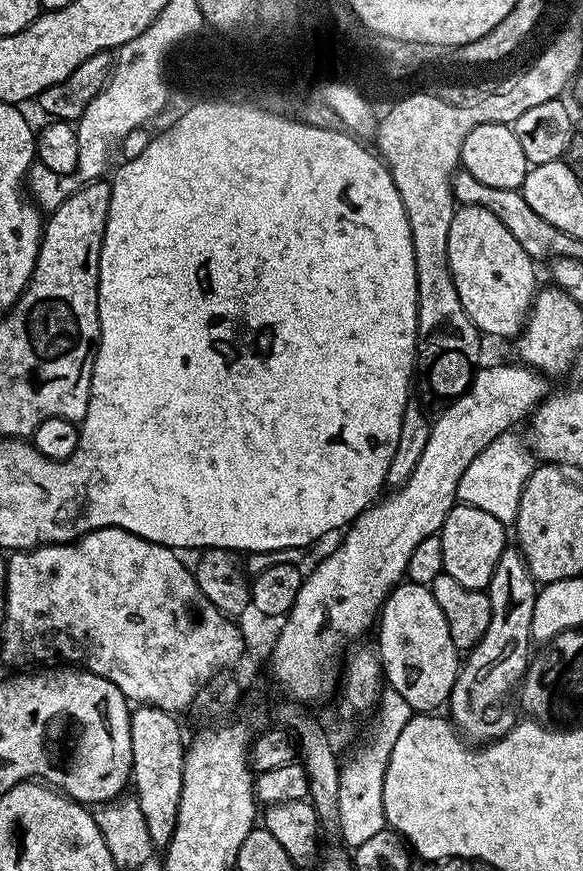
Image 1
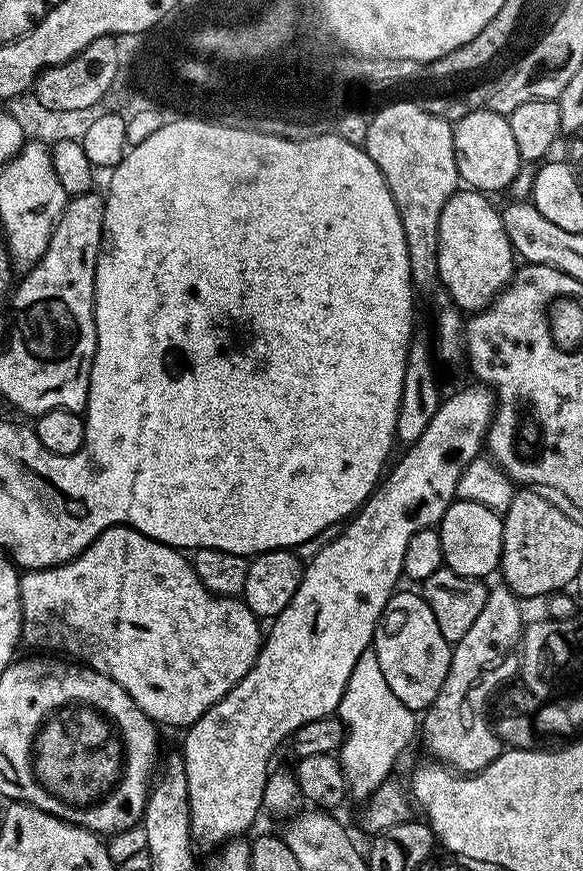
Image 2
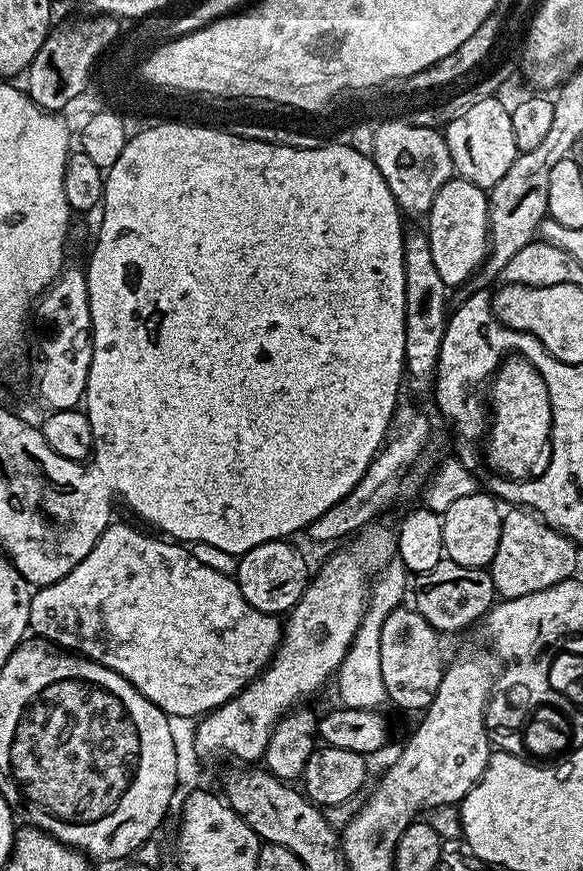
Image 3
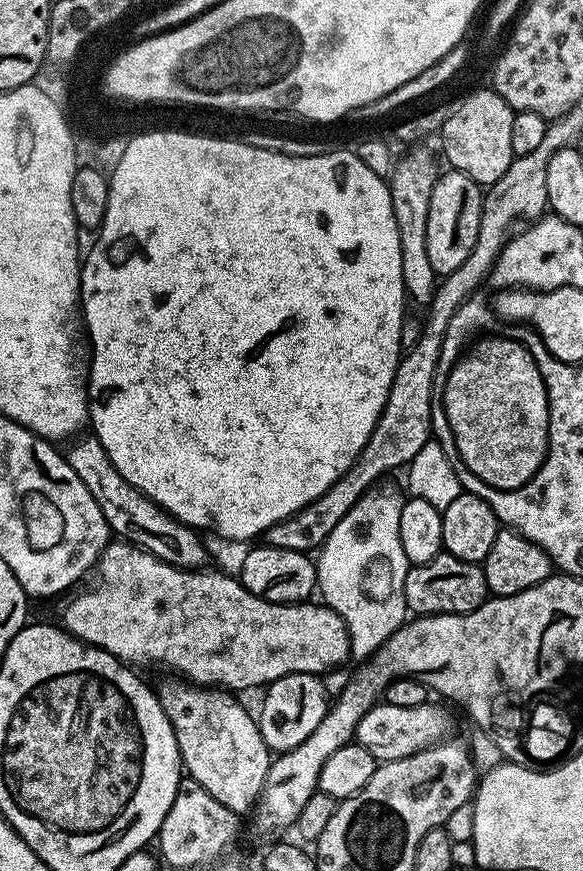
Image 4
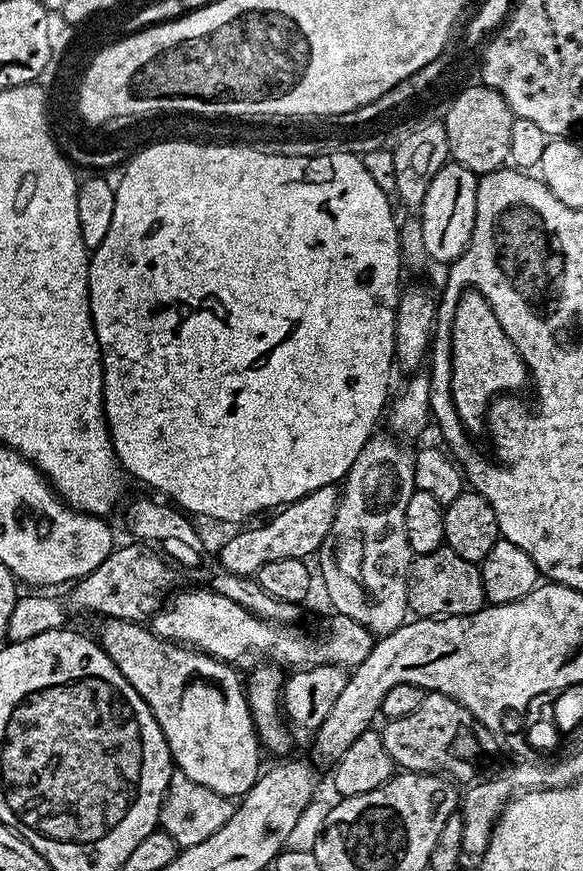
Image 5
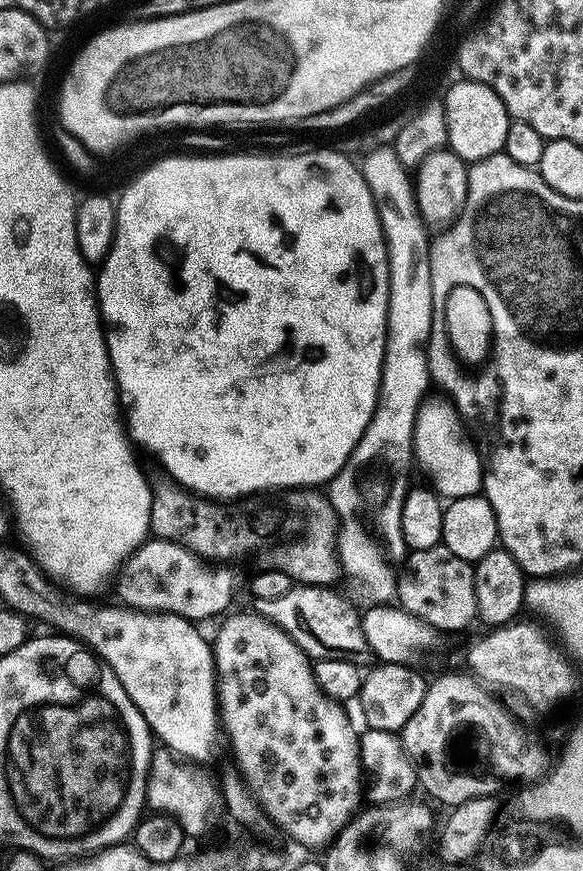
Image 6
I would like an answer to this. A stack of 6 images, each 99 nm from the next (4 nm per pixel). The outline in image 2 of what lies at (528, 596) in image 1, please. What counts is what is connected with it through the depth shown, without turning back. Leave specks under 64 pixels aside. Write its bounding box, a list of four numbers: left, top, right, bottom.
[422,587,526,774]

